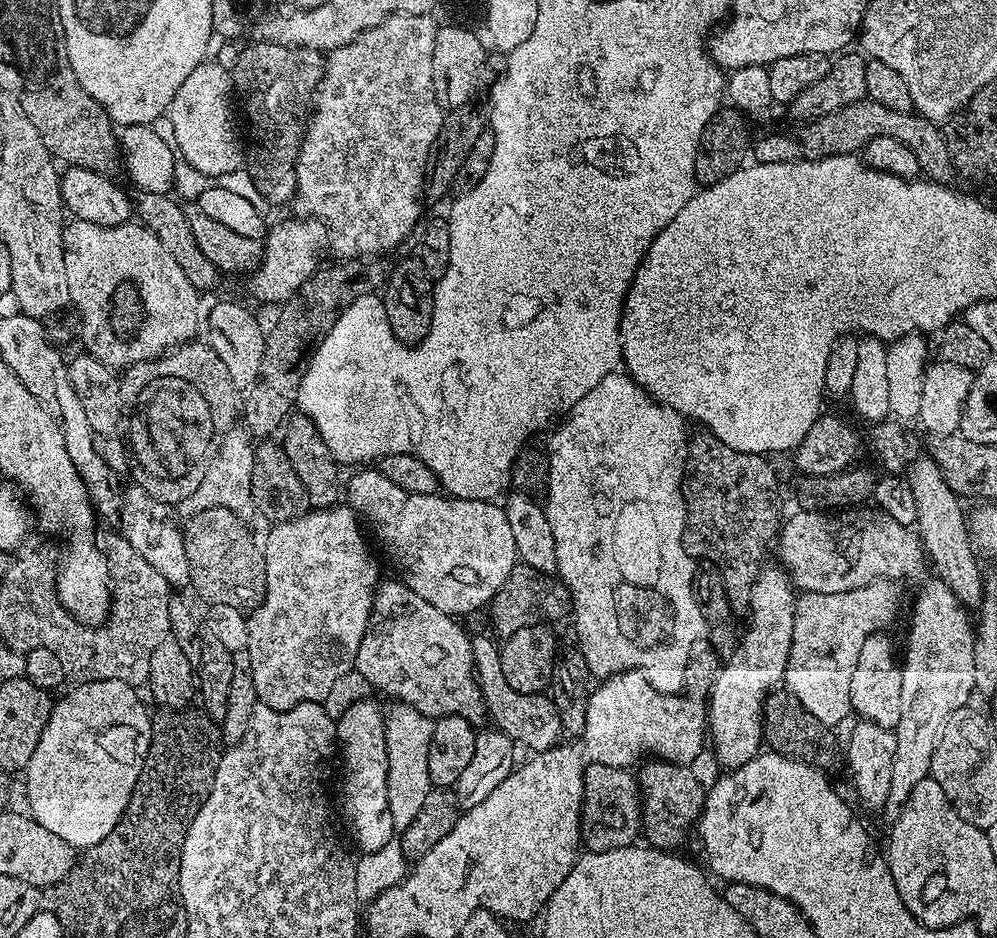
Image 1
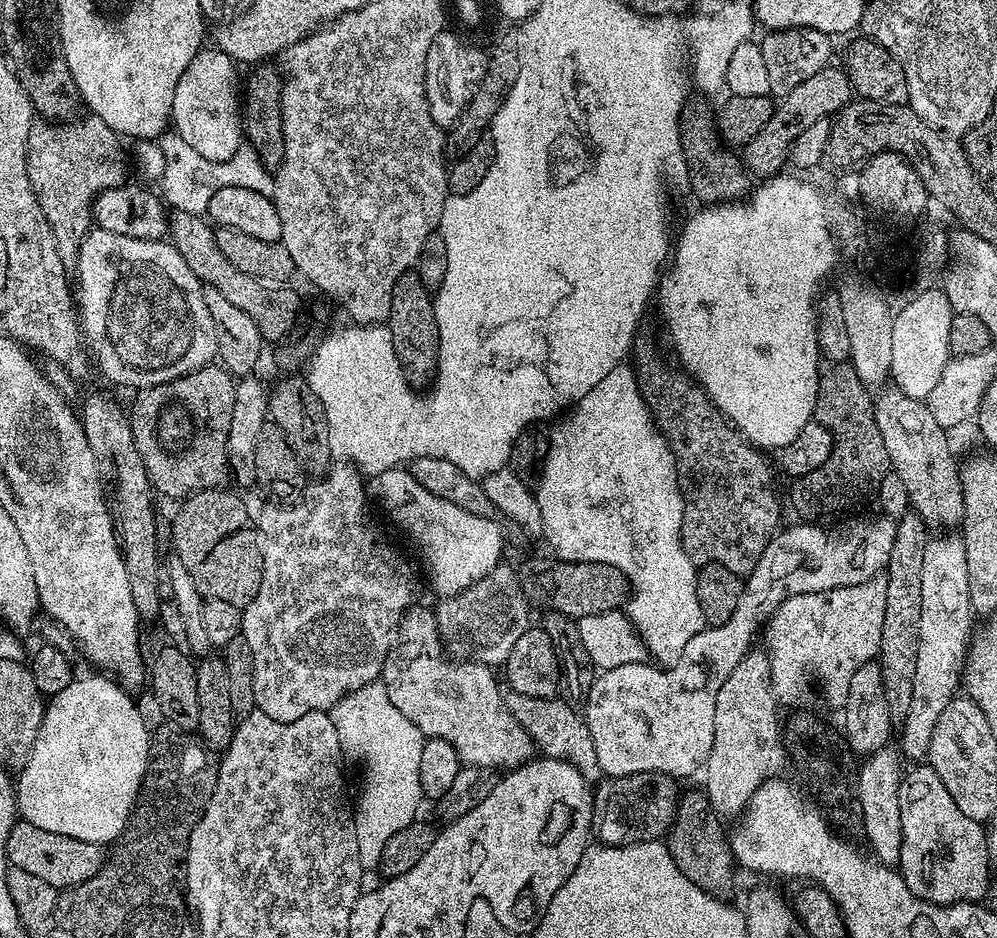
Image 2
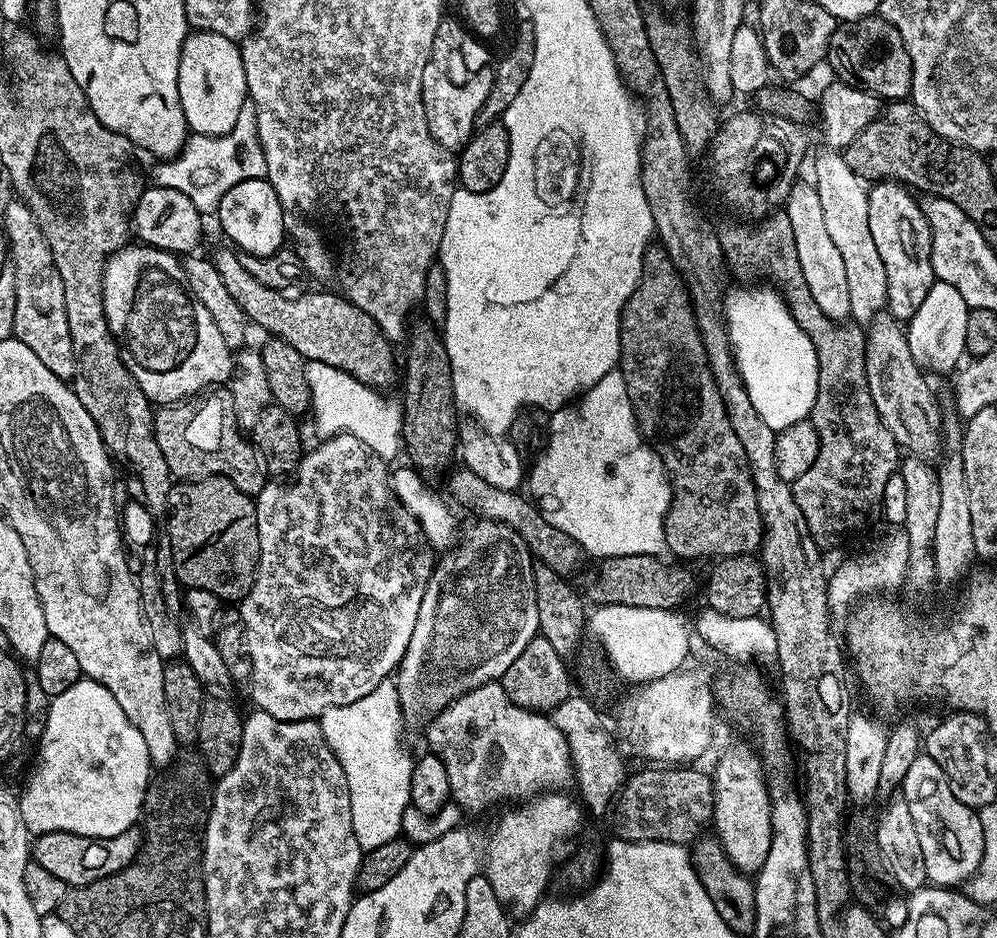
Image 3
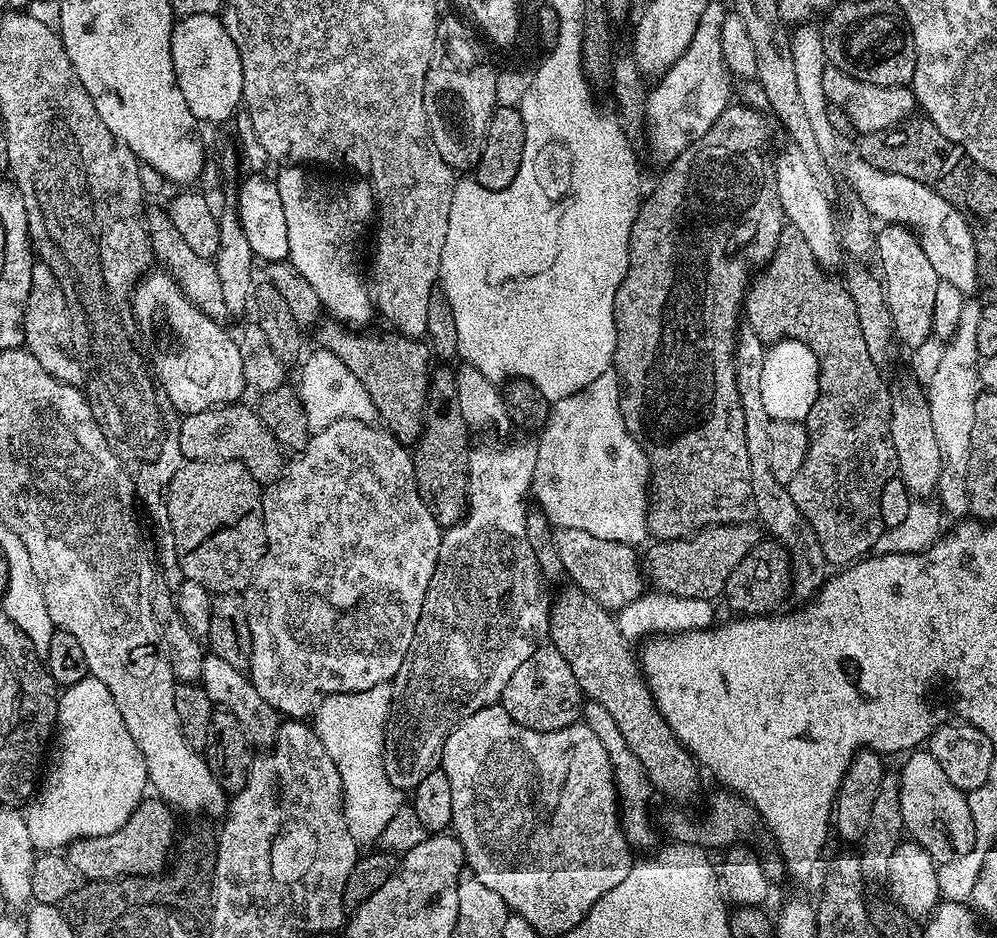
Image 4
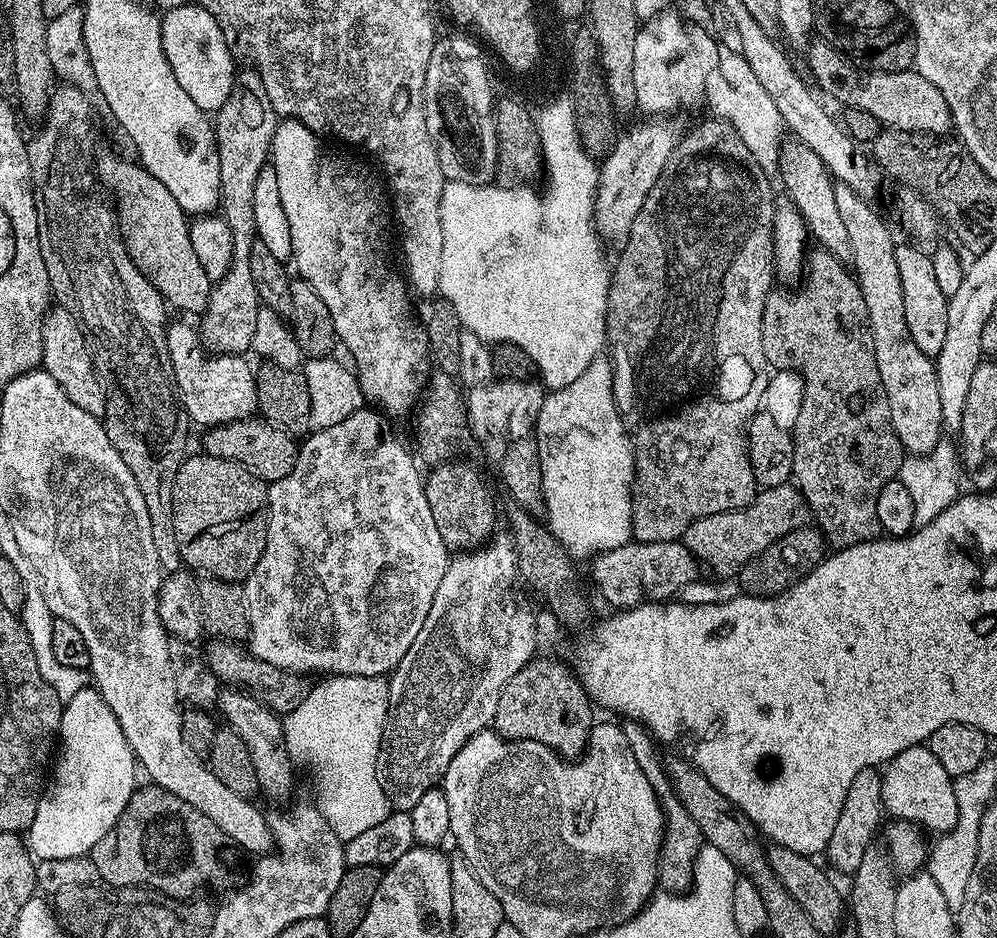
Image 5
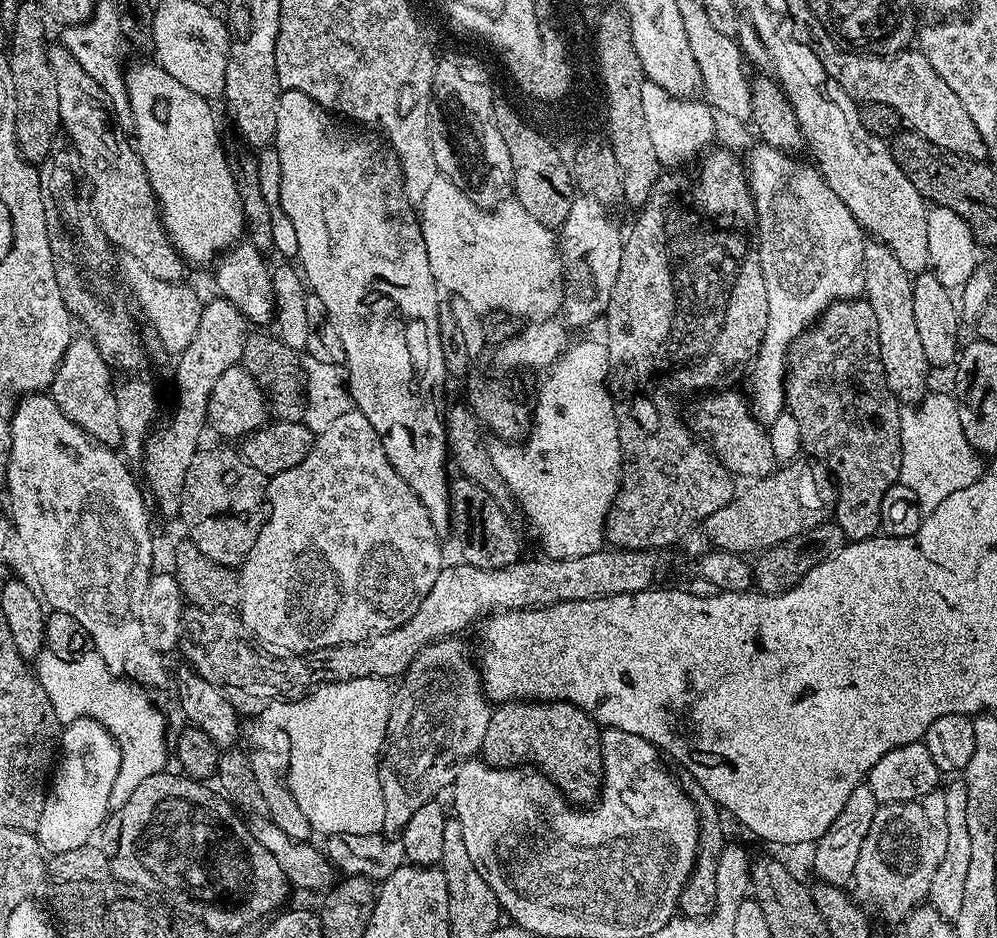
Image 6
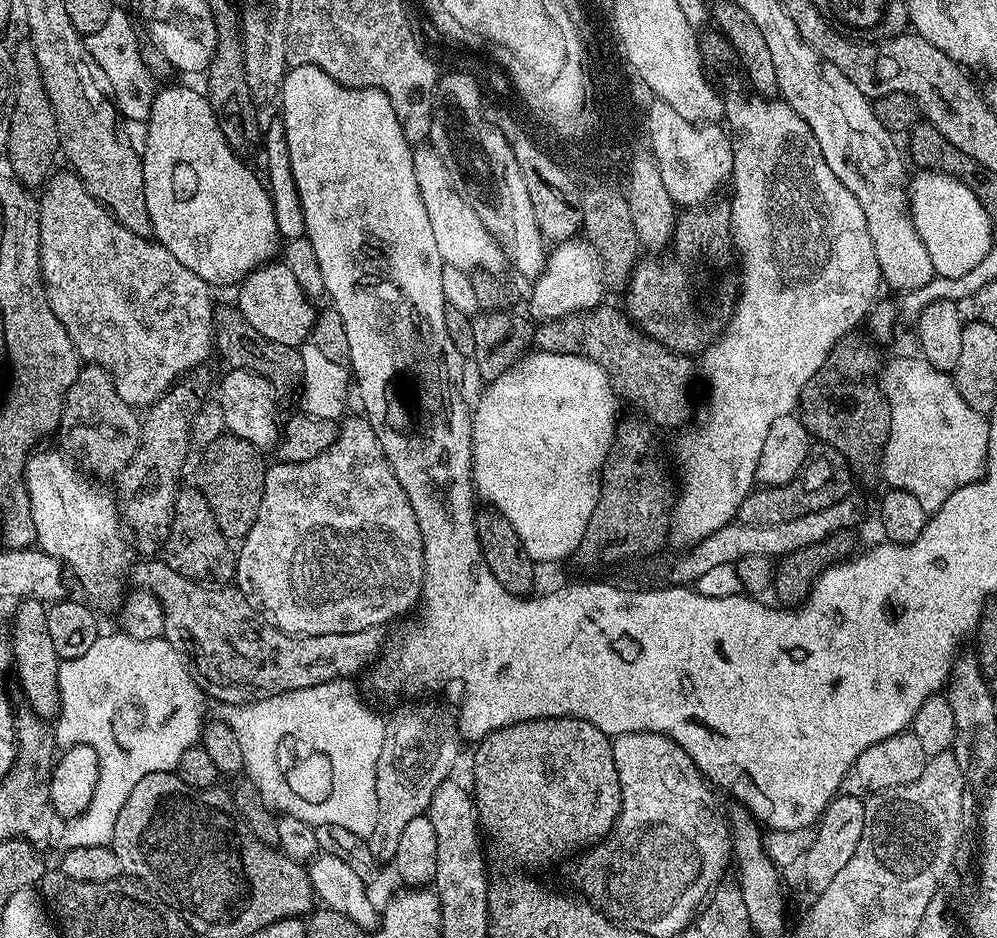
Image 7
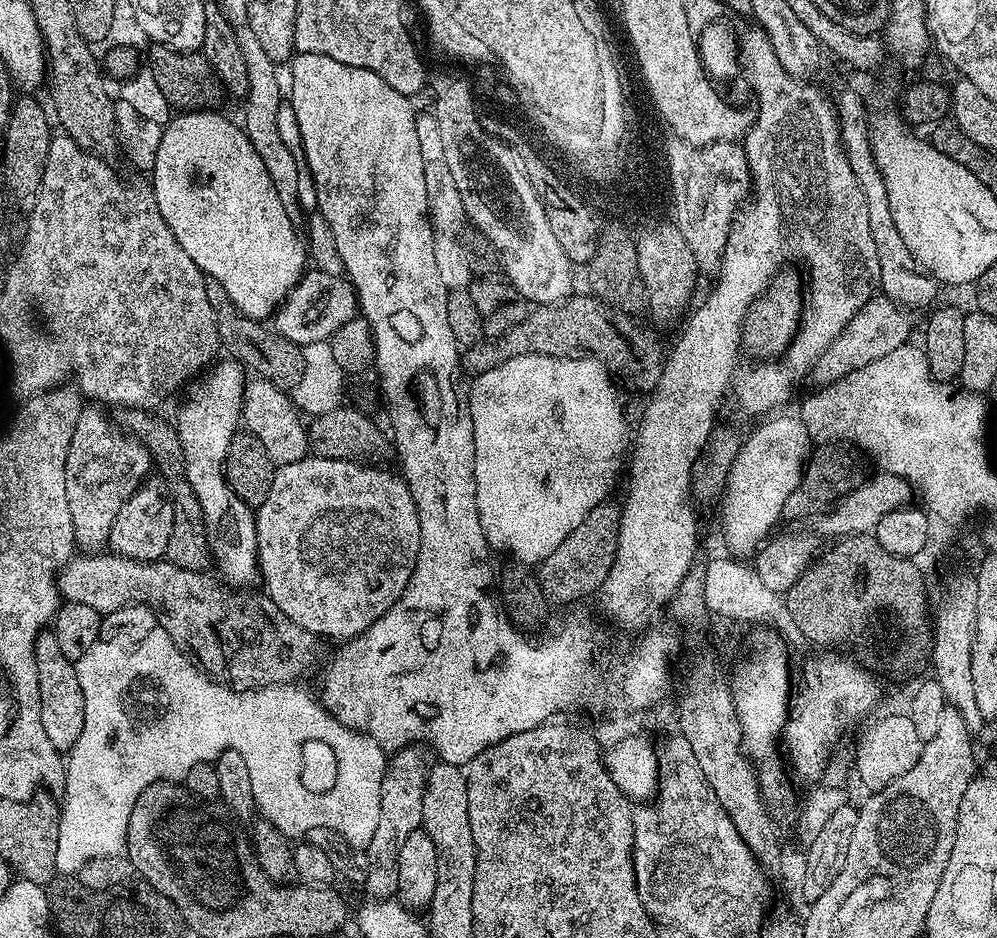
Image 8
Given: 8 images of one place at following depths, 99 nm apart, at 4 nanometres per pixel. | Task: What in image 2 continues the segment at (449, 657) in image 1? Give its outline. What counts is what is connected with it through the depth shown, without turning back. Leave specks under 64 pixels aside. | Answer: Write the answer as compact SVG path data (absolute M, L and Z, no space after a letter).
M413 606L405 612L404 617L400 620L400 627L394 633L394 643L388 649L388 657L384 660L384 671L382 673L382 682L386 686L386 694L390 694L390 702L394 702L394 706L398 706L398 710L402 710L402 714L406 714L406 718L410 718L410 722L414 722L414 726L418 726L418 730L425 738L437 736L446 742L450 742L450 746L454 746L454 750L458 750L458 758L461 765L469 768L486 768L489 770L517 769L519 766L527 764L528 761L533 759L534 745L532 739L526 734L526 730L522 730L522 726L518 726L518 722L510 714L510 710L504 701L504 692L502 691L502 684L496 681L496 676L491 667L486 664L478 664L471 658L456 658L460 660L443 660L439 656L440 648L442 649L442 641L440 639L440 631L436 629L436 617L431 611L428 612L419 606Z

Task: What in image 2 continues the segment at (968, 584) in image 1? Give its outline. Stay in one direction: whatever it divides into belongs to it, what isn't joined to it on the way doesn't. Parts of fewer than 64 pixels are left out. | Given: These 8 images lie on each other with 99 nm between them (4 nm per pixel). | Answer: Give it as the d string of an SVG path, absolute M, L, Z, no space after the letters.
M892 386L881 391L874 400L878 430L882 430L882 442L886 442L886 454L891 471L902 478L906 485L908 503L917 516L921 516L930 530L952 528L964 519L964 499L960 468L952 453L949 433L938 426L937 419L923 400L915 400Z

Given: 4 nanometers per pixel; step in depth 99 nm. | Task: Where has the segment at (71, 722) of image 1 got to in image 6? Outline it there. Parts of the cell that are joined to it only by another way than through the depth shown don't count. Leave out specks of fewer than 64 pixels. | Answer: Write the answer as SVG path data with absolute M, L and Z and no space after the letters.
M75 720L67 725L60 733L58 745L58 763L50 776L50 787L44 797L44 809L42 818L35 828L35 835L41 845L49 853L62 850L74 850L74 846L82 846L93 839L92 835L99 833L105 827L110 815L108 803L110 802L110 790L114 786L114 778L118 778L120 769L120 751L114 742L114 738L100 725L97 720Z

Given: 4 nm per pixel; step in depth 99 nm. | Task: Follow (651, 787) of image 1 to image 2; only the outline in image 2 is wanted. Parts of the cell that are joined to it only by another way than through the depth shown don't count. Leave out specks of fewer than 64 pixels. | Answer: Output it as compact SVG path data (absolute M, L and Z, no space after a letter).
M685 791L680 798L680 806L676 809L676 819L666 833L666 843L670 858L674 858L674 866L694 882L704 892L717 898L732 888L732 868L735 856L732 852L731 839L727 829L722 826L723 819L713 810L708 800L708 793Z

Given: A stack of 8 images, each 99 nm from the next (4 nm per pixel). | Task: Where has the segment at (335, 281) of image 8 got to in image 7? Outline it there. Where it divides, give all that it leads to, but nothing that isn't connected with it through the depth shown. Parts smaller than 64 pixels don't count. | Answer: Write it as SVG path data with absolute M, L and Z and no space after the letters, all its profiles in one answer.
M283 262L261 264L251 274L245 276L238 285L235 307L262 334L262 338L270 338L270 342L282 342L282 346L300 348L312 335L312 327L318 315L317 309L312 309L309 293L290 274Z

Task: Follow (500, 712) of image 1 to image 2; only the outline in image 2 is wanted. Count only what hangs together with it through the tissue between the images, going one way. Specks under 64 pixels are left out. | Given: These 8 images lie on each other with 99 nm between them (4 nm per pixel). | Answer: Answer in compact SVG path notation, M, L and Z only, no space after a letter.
M508 690L504 692L504 701L510 714L518 722L518 726L522 726L522 730L526 730L533 745L539 751L541 748L540 752L545 757L565 760L566 763L573 764L581 770L598 769L598 757L594 752L594 741L587 728L587 722L567 699L530 698L530 694L518 694Z

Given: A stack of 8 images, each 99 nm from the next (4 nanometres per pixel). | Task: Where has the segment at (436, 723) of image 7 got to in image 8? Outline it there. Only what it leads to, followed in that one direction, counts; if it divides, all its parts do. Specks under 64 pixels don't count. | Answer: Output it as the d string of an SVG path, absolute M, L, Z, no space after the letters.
M409 744L407 748L400 748L387 757L382 778L378 826L366 849L366 871L363 875L365 874L364 888L369 892L369 897L395 897L398 886L398 850L402 850L402 842L406 842L406 837L424 823L422 798L428 781L428 756L430 757L430 752L427 747Z

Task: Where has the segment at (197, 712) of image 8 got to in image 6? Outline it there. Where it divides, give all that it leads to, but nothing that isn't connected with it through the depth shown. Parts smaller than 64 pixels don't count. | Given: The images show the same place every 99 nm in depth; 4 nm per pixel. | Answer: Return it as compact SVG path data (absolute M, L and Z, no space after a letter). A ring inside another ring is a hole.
M47 650L40 653L34 661L36 677L40 679L40 685L46 690L50 698L50 706L54 706L54 714L58 714L61 725L67 726L75 720L97 720L102 727L114 738L114 742L120 751L120 769L118 778L114 778L114 786L110 790L109 809L115 810L130 798L134 786L138 782L150 778L150 774L158 774L165 771L167 760L170 760L170 740L164 737L164 716L152 705L152 700L147 696L145 689L135 682L129 682L121 678L117 673L110 671L106 662L95 654L85 654L76 660L63 660L53 652ZM379 676L322 684L300 700L281 707L284 709L280 712L280 724L284 727L283 735L290 753L288 785L313 833L324 832L323 835L329 837L334 834L377 834L383 829L386 806L382 802L380 785L380 753L392 705L393 689L390 684L388 688L388 684L387 679Z

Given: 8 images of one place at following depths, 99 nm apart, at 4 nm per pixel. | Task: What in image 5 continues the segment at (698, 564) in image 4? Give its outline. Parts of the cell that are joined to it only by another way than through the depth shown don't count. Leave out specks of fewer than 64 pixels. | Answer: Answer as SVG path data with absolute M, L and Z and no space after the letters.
M789 482L761 489L751 503L737 511L720 511L696 519L684 531L682 543L706 568L708 566L720 576L733 577L748 561L768 549L778 538L805 527L809 518L808 504L796 485Z

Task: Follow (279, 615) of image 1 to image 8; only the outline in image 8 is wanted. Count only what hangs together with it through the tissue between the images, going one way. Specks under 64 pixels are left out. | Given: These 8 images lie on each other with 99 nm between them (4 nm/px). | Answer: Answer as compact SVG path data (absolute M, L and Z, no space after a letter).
M312 456L298 462L279 465L271 473L268 481L268 493L264 501L255 509L256 518L256 562L258 565L258 576L264 580L263 591L278 606L290 622L298 622L306 630L310 630L318 638L333 636L336 642L343 642L357 636L359 632L365 632L378 618L398 602L402 590L410 582L410 574L416 565L418 558L418 546L420 545L420 523L418 522L418 510L414 506L414 498L410 494L407 484L395 471L387 472L384 468L375 468L375 463L361 462L359 459L331 460L321 456Z

